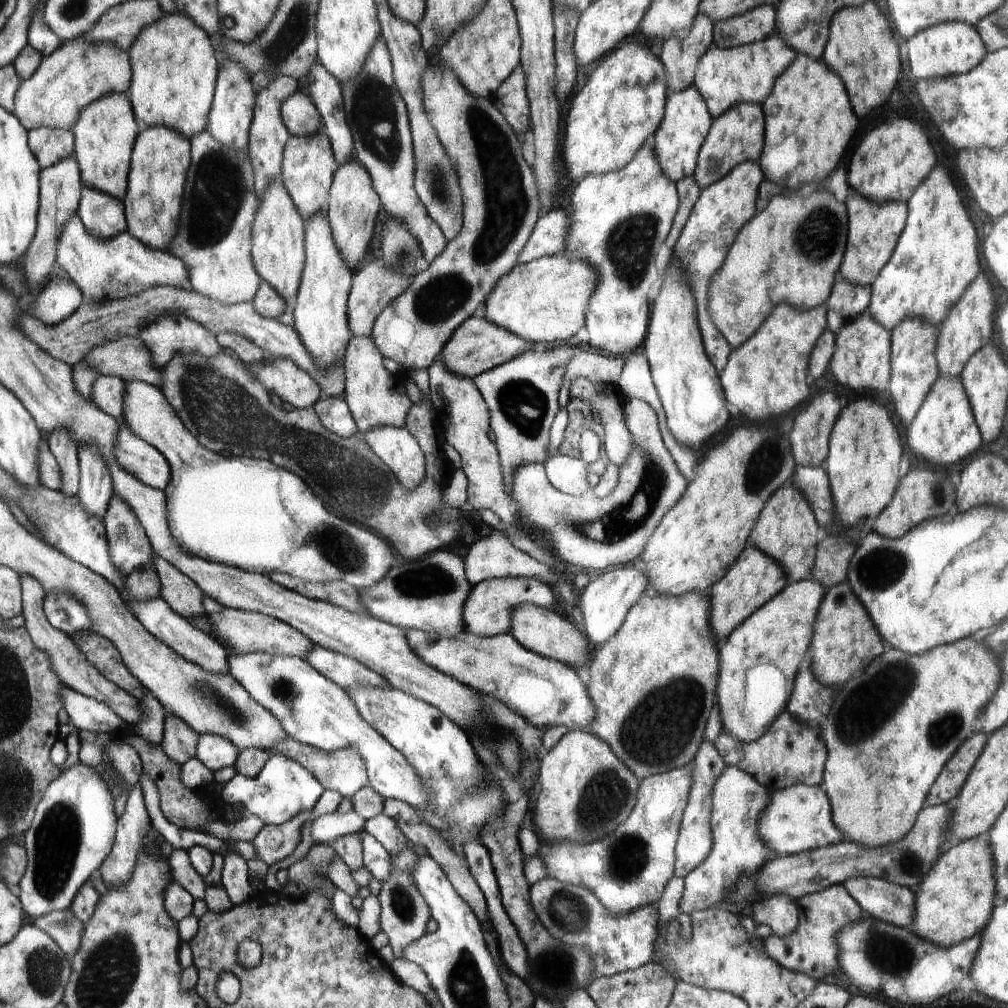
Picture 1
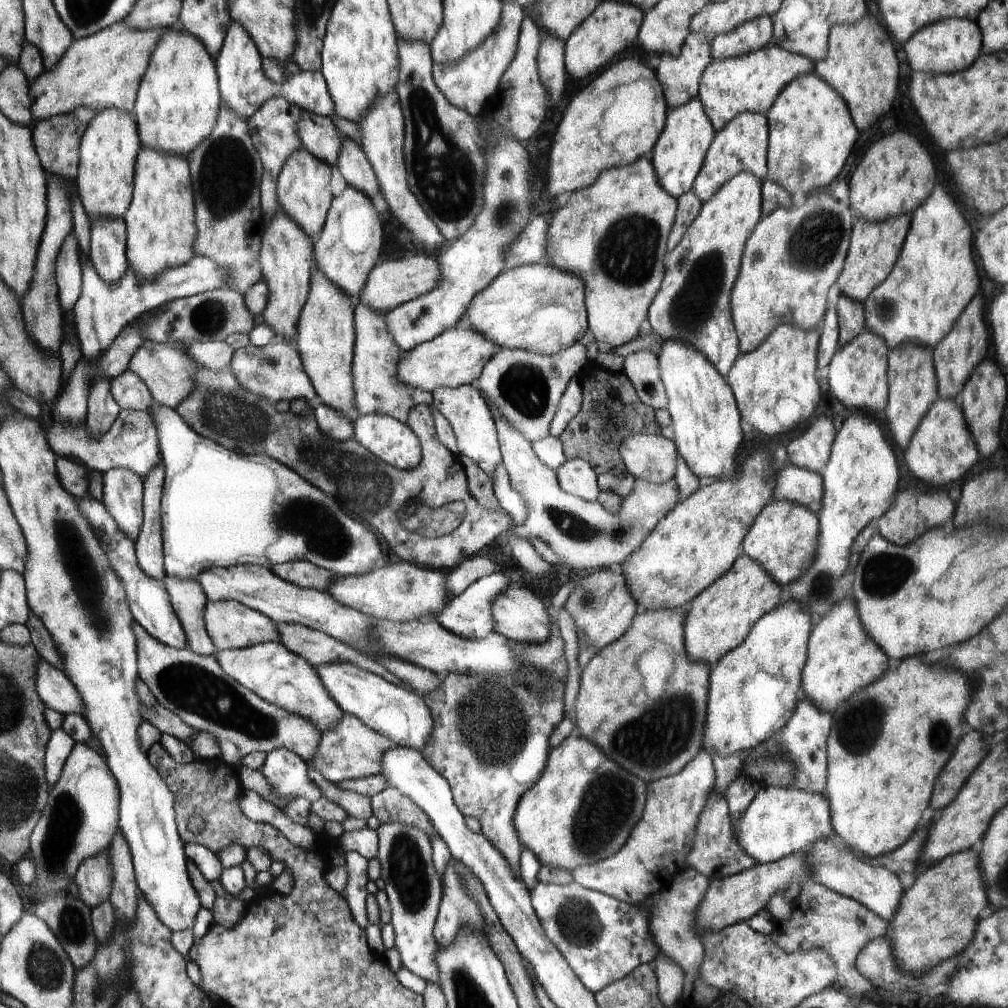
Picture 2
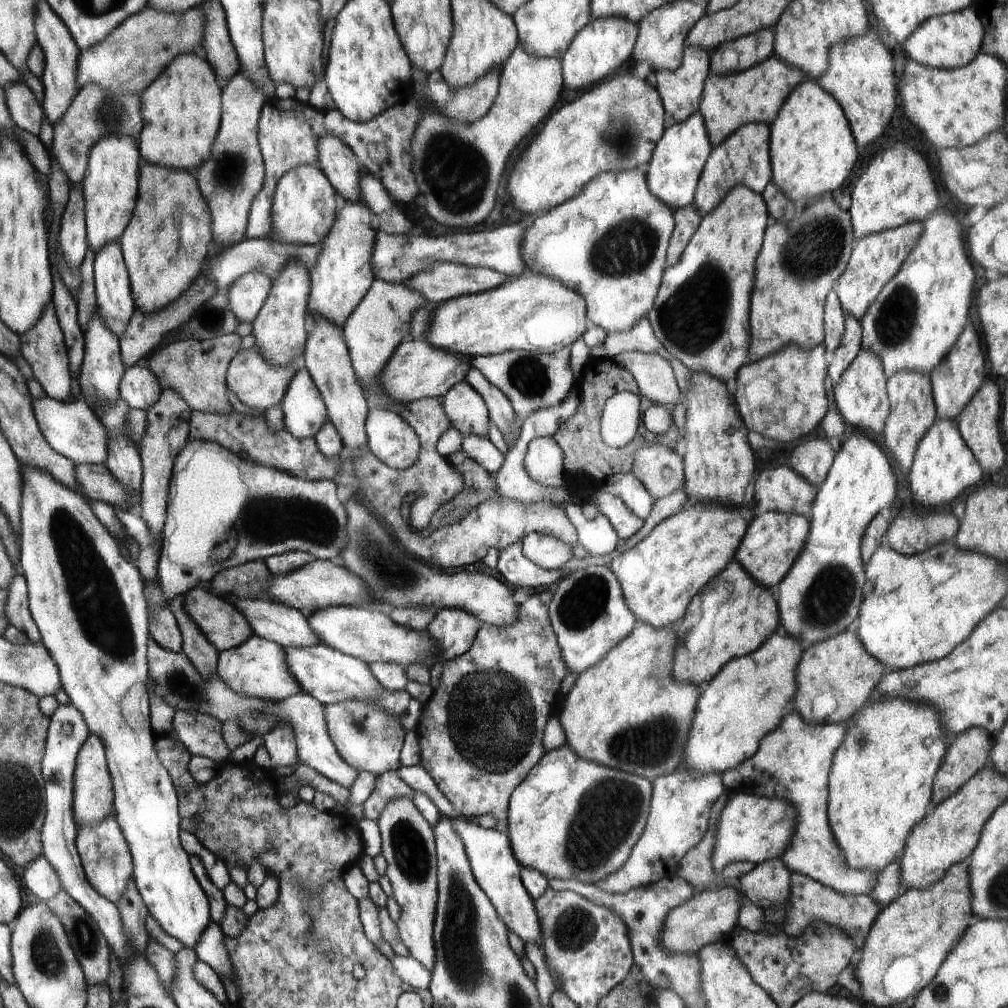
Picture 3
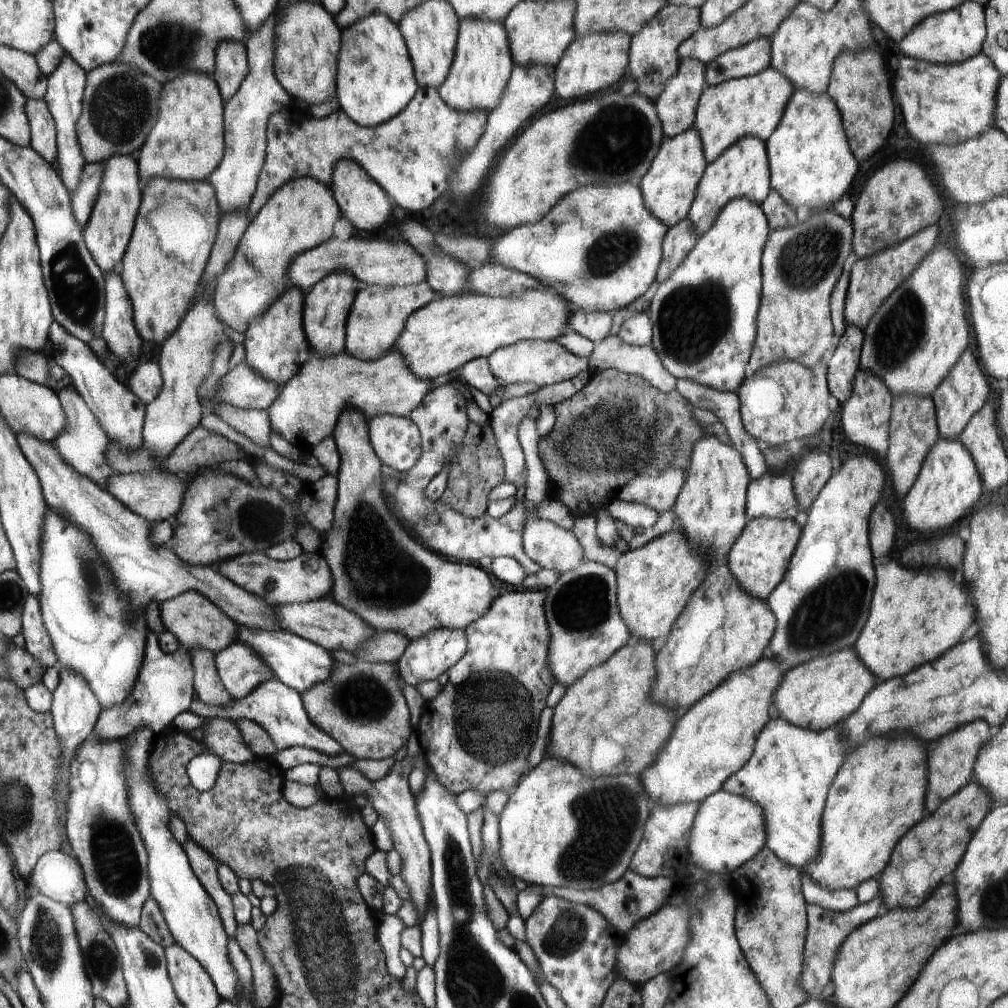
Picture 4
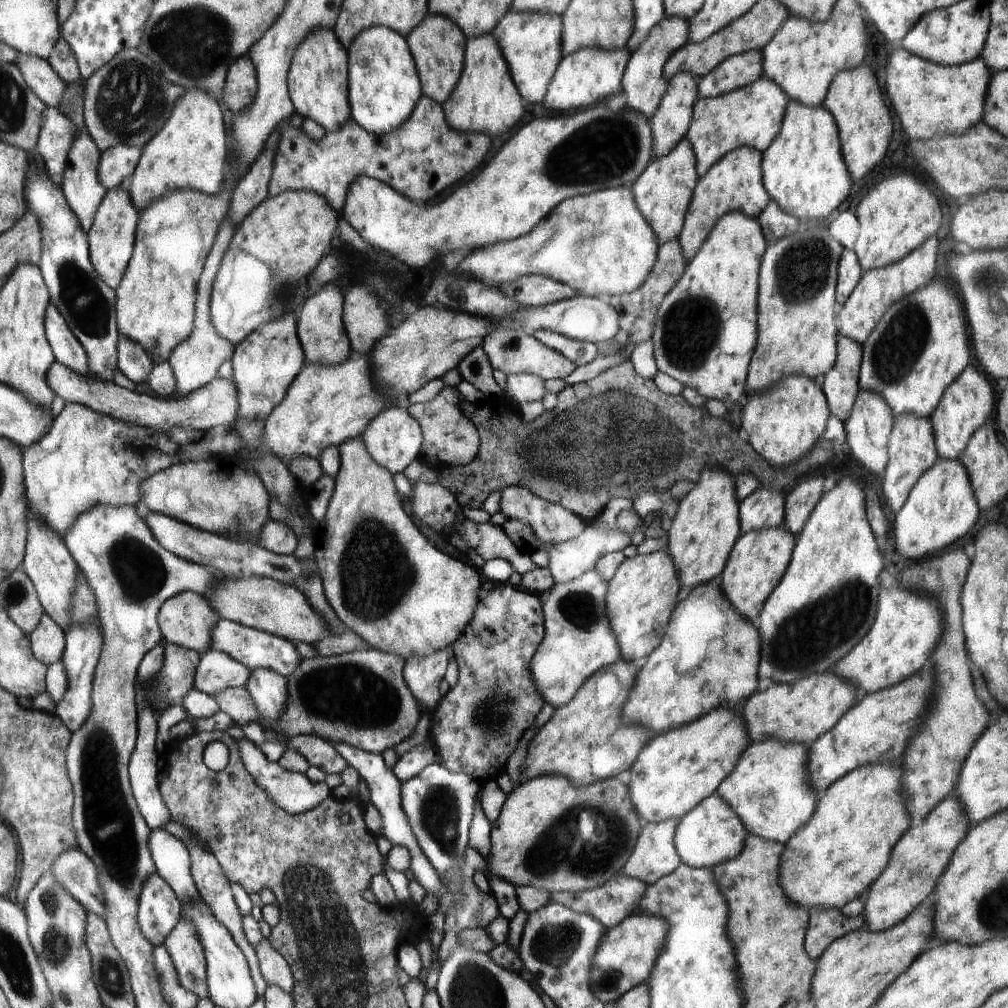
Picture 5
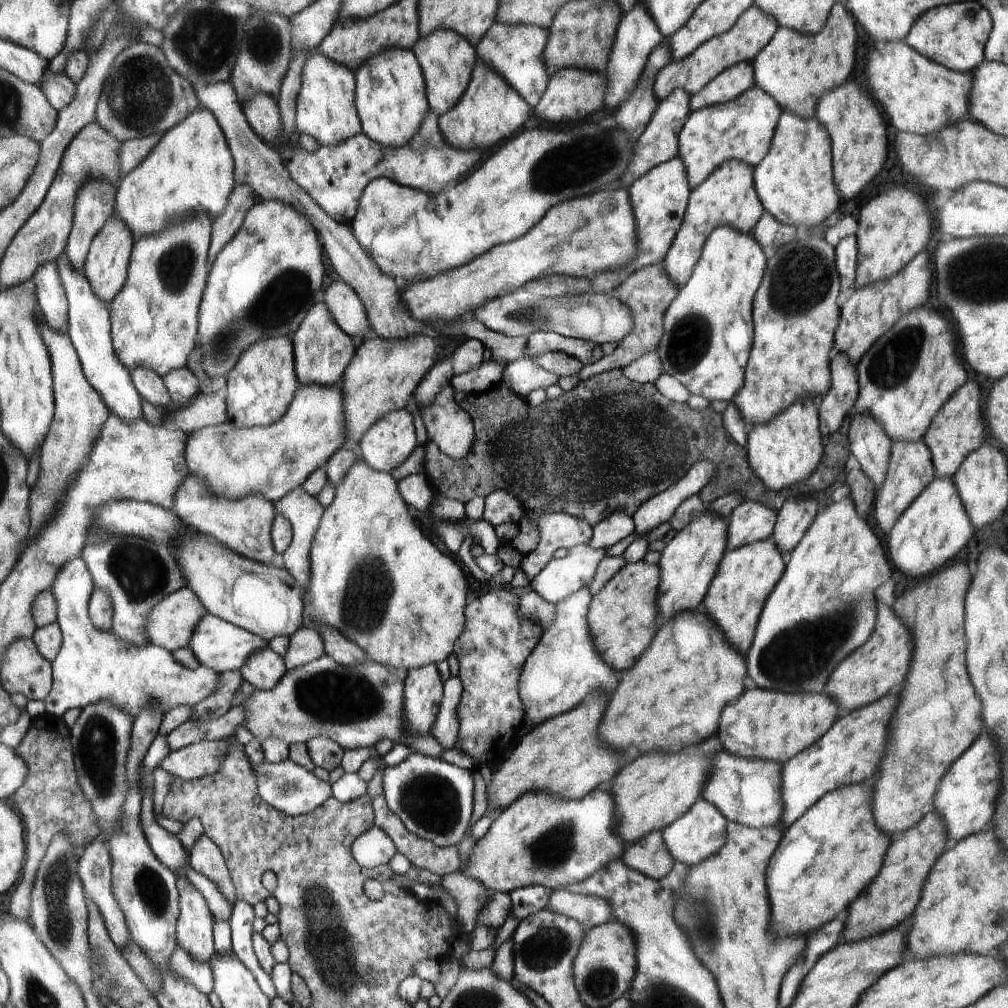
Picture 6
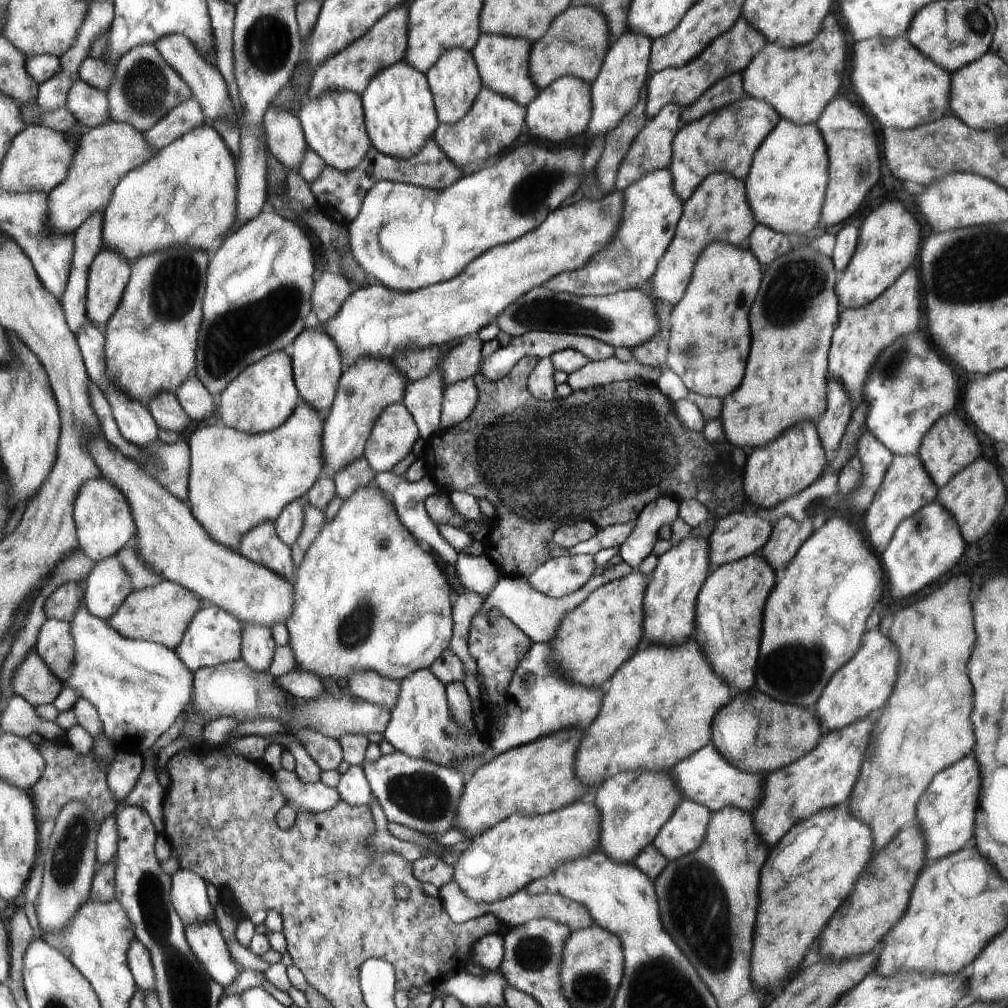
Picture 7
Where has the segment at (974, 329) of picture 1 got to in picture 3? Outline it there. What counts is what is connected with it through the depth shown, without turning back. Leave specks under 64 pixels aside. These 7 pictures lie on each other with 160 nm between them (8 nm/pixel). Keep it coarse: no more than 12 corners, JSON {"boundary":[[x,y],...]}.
{"boundary":[[968,320],[929,376],[937,418],[958,420],[983,385],[980,338]]}

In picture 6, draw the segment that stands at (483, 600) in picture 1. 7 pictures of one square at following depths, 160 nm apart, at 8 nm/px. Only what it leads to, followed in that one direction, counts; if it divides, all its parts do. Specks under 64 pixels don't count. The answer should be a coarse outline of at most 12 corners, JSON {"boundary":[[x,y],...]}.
{"boundary":[[435,664],[408,672],[407,732],[432,735],[443,699]]}

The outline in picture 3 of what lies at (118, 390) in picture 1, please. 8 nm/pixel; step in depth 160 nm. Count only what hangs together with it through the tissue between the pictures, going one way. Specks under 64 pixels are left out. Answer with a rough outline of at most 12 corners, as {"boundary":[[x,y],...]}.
{"boundary":[[148,366],[126,368],[119,396],[132,409],[147,411],[162,396]]}

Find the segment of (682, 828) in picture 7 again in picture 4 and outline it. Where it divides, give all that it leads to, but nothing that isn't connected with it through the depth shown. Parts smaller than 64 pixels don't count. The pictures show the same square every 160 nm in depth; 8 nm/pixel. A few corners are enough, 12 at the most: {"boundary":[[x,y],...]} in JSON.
{"boundary":[[724,790],[703,800],[691,862],[727,877],[766,846],[759,805]]}

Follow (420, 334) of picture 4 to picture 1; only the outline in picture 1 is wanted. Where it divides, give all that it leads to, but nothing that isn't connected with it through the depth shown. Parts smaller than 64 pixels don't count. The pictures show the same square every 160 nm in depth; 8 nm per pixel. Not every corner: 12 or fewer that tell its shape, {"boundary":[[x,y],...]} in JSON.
{"boundary":[[564,253],[518,264],[485,317],[535,345],[583,334],[598,282]]}

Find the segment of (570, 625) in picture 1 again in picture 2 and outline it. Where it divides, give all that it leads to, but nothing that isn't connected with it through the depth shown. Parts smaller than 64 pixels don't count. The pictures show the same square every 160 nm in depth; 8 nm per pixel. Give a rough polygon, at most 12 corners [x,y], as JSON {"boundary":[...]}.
{"boundary":[[506,588],[493,606],[496,632],[510,642],[551,638],[536,594]]}

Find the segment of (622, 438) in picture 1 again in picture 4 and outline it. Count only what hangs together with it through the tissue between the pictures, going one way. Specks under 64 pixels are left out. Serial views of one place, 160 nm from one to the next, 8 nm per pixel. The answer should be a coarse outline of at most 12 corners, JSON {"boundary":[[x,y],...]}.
{"boundary":[[674,467],[637,476],[618,500],[673,510],[686,477]]}

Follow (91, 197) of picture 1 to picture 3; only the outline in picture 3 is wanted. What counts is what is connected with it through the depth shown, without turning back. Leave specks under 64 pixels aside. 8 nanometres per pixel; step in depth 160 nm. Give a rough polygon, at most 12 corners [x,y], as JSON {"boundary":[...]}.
{"boundary":[[120,244],[96,251],[96,310],[120,340],[136,310]]}

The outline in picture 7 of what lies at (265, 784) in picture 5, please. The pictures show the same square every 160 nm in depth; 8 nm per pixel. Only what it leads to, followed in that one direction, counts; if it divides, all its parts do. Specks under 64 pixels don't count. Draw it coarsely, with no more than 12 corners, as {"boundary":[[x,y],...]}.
{"boundary":[[276,771],[276,788],[296,812],[321,813],[341,800],[322,781],[305,785],[295,771]]}

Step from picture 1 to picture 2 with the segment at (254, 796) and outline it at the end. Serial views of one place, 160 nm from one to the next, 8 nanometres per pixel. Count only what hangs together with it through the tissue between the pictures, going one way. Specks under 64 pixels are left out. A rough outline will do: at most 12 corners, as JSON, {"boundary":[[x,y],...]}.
{"boundary":[[295,752],[267,753],[261,771],[283,797],[323,794]]}

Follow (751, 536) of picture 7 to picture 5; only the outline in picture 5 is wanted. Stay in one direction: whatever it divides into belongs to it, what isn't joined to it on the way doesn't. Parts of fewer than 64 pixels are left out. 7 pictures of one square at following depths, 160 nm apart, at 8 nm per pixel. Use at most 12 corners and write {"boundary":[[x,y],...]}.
{"boundary":[[759,486],[739,504],[742,533],[784,524],[786,498]]}

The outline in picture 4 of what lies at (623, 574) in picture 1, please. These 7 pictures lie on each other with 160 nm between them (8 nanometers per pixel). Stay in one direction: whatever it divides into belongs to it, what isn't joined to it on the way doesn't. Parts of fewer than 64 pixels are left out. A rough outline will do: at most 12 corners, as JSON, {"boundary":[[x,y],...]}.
{"boundary":[[584,560],[548,593],[548,664],[569,687],[632,636],[618,576]]}

